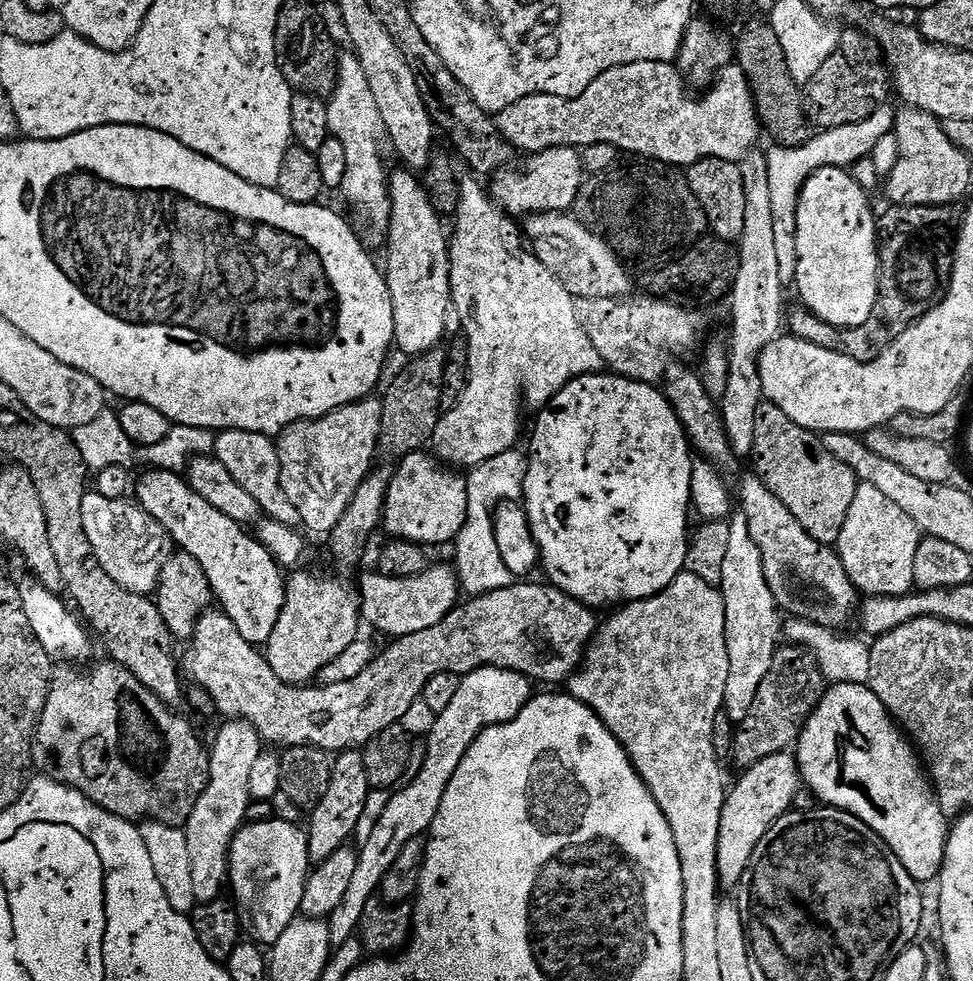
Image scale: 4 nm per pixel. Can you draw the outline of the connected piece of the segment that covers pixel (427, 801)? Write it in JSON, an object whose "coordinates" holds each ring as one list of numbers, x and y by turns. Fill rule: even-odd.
{"coordinates":[[479,668,461,679,458,694,451,699,450,706,437,715,434,726,428,731,428,749,421,768,407,783,392,792,390,802,382,818,378,819,369,841,358,848,358,866,350,886,338,910,334,910,326,920,333,949,340,948,357,935,366,906,379,893,386,874,390,874,390,866,394,866,406,842,414,842,414,838,424,836,431,829,438,814,438,806,442,806,442,794,446,794,446,786,450,786,454,770,458,770,462,758,466,758,466,750,470,750,478,734,490,726,514,719,532,699,532,688,533,681,528,677,505,668]]}

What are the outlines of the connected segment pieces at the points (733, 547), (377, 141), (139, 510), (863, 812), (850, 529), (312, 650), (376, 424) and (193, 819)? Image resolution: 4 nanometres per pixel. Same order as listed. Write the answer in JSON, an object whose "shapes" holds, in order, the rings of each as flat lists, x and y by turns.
{"shapes":[[[742,514,733,515,728,525,730,543,726,558,722,558,722,582,718,585,726,606,726,650,730,654,730,674,726,678,722,712,733,725,738,726,746,714,750,714,750,706,754,706,762,678,770,674,782,636,782,612,770,590,770,582,766,582,762,554,758,554,758,546,754,546,746,518]],[[352,50,340,52,340,65,338,66,338,82,336,89,332,91,327,101,328,117,330,118,330,136,333,140,342,142,346,149,346,173,343,179,343,186,340,189,341,195,354,204,366,216,367,220,380,232,387,231,389,224,390,206,387,177,390,172,387,162,384,160,384,146,386,150,386,135,383,126,381,111,378,110,377,99,370,90,370,81,362,68,362,62]],[[88,490,82,498,82,527,86,529,86,538,90,538,94,558,98,558,102,570,106,570,106,574,110,574,110,578,114,578,118,586,122,586,127,592,133,592,145,598,155,593,160,584,162,568,174,555,172,535,166,530,166,526,162,526,162,522,150,518,150,514,146,514,146,510,138,502,133,502,128,498,121,500,104,498,95,490]],[[867,684,831,685,825,691,824,697,817,702,816,708,810,714,810,718,804,724,802,731,800,731,800,739,794,745,794,755,797,764,800,766,803,783,827,807,839,808,841,812,849,812,857,816,862,822,866,822,866,826,870,826,870,830,874,830,874,834,881,836,886,842,886,846,890,846,890,850,896,855,898,862,902,862,902,866,906,866,908,873,917,882,925,882,924,880,935,881,939,877,942,866,944,865,944,851,948,845,948,833,950,831,949,817,945,816,942,810,940,799,936,796,936,789,926,771,925,765,922,763,921,757,918,755,917,749,914,747,913,741,905,735,901,725,897,724,886,710,886,706,882,706,878,694,874,694]],[[857,483,854,503,842,534,834,545,850,582,854,582,857,593,869,596,905,596,916,588,914,582,914,557,922,539,920,527,905,514,891,498,880,493,876,487]],[[293,571,287,577,288,593,282,614,278,614,278,622,274,625,274,634,268,639,266,655,282,683,308,686,361,635,362,617,360,598,353,585,351,588,336,576,311,576,300,571]],[[370,395,365,400,342,406,317,420,299,420,280,433,276,449,282,466,282,490,286,490,290,503,298,509,298,514,302,514,305,529,331,534,342,514,346,514,358,486,362,486,369,472,373,471,372,459,378,453,383,409,383,399]],[[229,719,220,728,216,741,210,744,210,782,206,790,202,790,202,798,198,798,198,806,194,806,194,814,190,814,183,830,186,834,186,846,190,849,190,867,192,867,192,885,197,905,209,904,225,895,228,884,228,855,232,849,232,839,239,828,245,827,248,820,248,806,253,803,250,794,250,774,254,770,254,762,258,762,262,751,260,735,247,720]]]}

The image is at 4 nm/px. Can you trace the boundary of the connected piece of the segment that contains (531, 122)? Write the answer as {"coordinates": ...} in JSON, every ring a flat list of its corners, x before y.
{"coordinates":[[630,62,626,66,614,66,610,70,606,70,606,74,602,74,598,78,594,78,594,82,590,82,590,86,586,86,586,90,582,90,582,94,578,94,574,98,558,98,554,94,534,94,526,98,518,98,518,102,514,102,514,106,506,106,506,110,495,113,496,128,502,134,502,138,506,138,506,142,510,142,512,148,523,154,531,154,534,152,545,152,551,148,574,148,583,150,594,146,595,144,609,144,624,154,632,156,645,156,651,160,661,160,667,164,675,164,677,166,687,166,705,160,706,158,722,158,723,160,741,161,749,152,757,147,756,139,762,136,762,127,760,119,757,116,755,102,752,97,751,86,748,84,747,76,736,62,726,65,721,70,720,75,712,81,708,92,705,96,691,96,689,85,686,83,686,77,679,67,672,62]]}

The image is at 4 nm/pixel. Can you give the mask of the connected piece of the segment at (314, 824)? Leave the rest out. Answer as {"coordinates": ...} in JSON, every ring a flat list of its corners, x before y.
{"coordinates":[[360,750,341,752,331,761,332,777,326,794,323,794,316,807,311,809,306,820,308,834,308,858,313,865,326,862,334,850,345,847,355,837,358,818,365,809,367,796,371,794,372,787,366,778,366,762,364,753]]}

